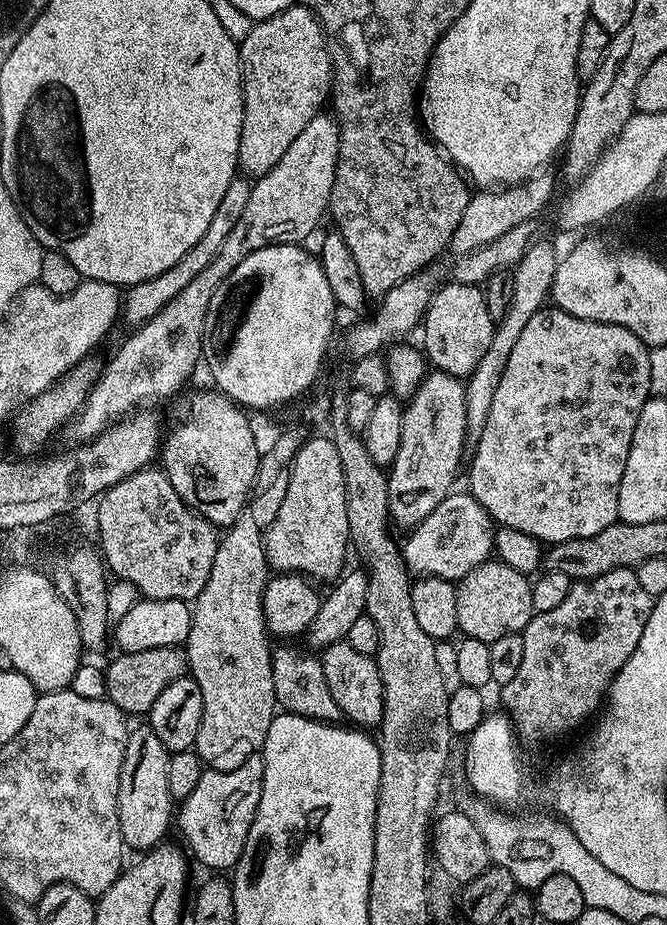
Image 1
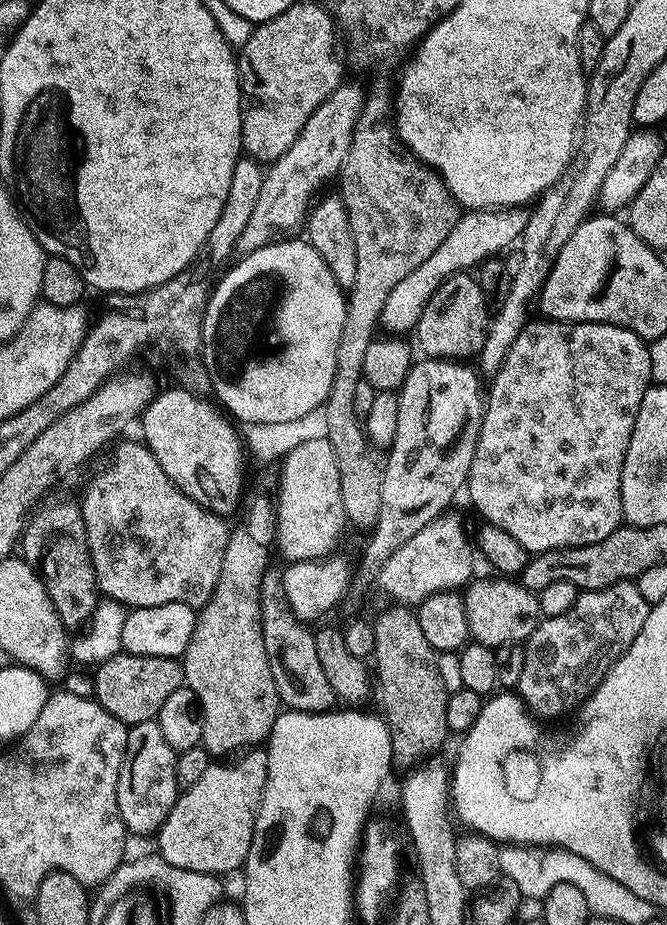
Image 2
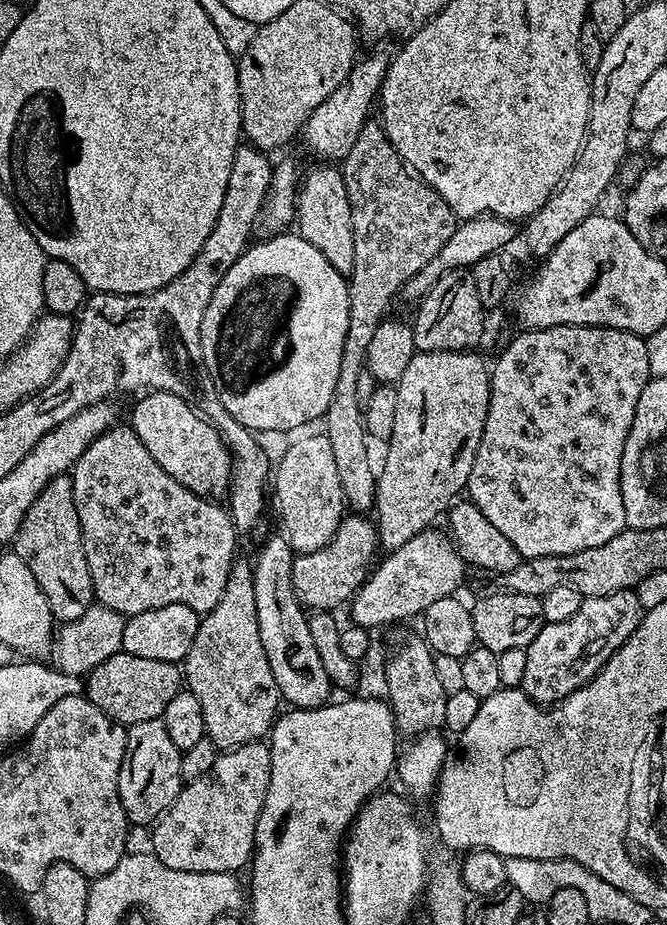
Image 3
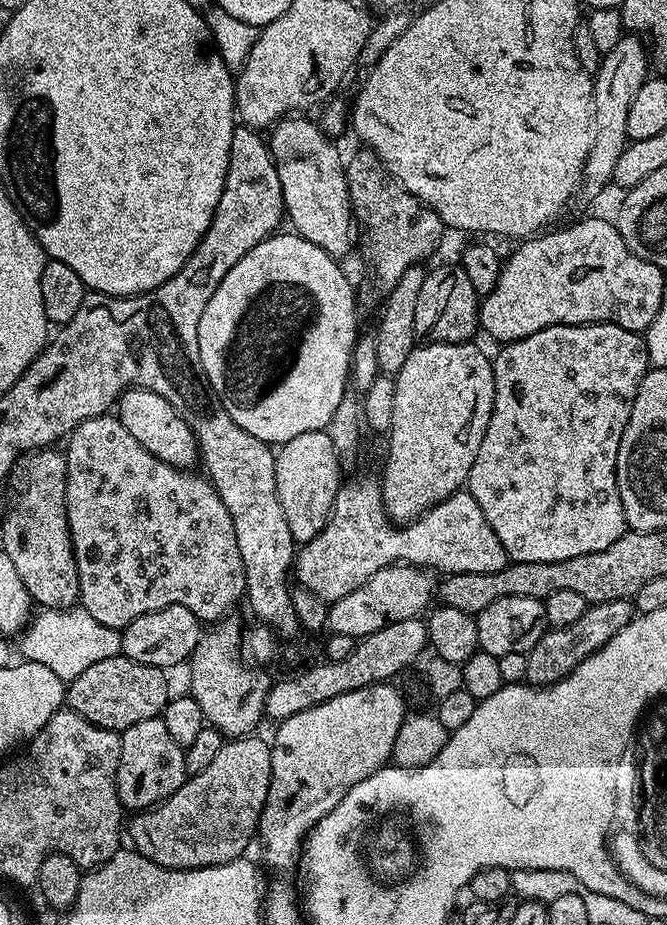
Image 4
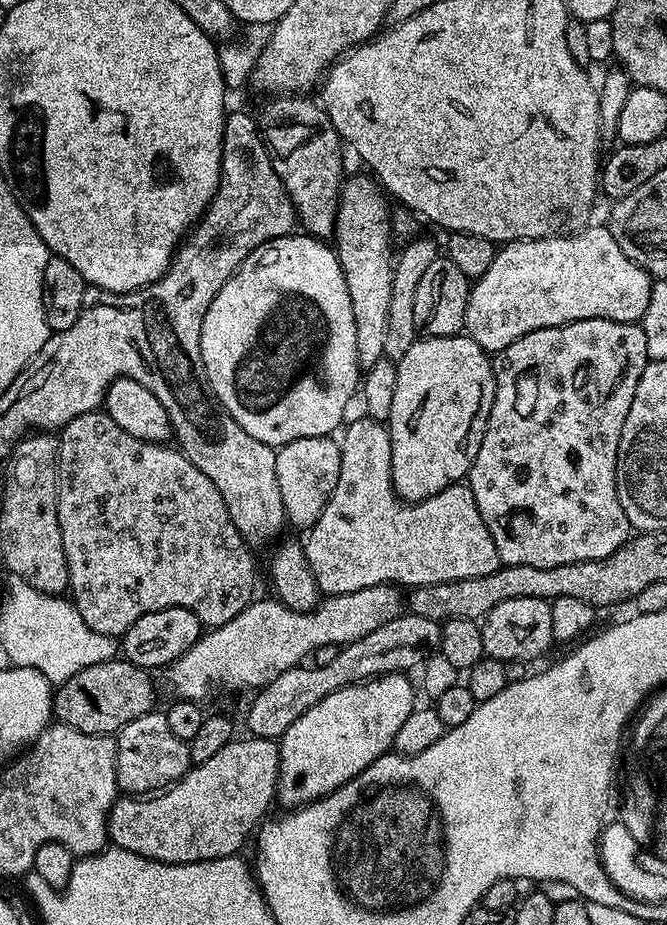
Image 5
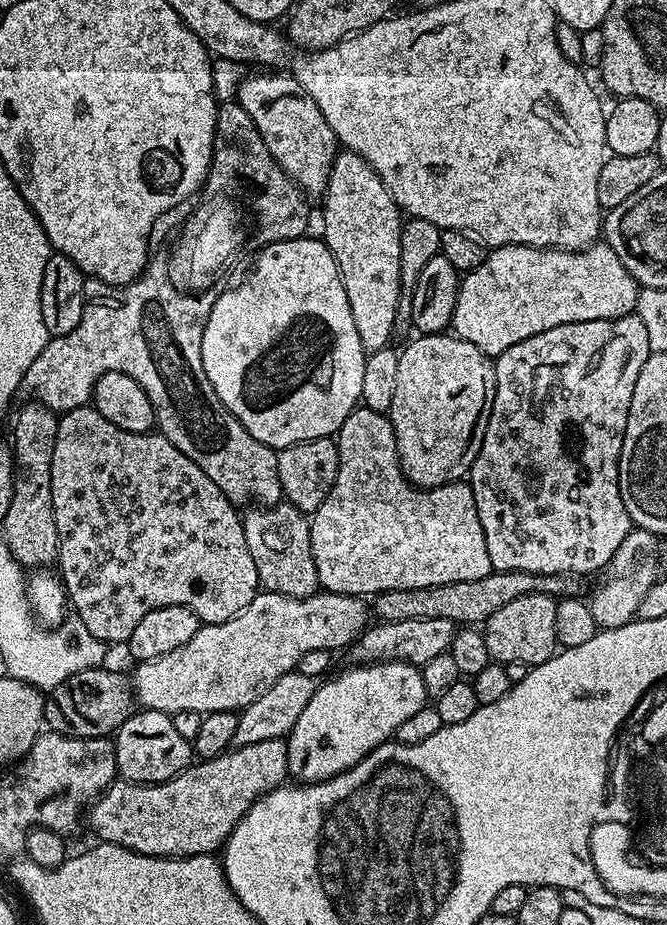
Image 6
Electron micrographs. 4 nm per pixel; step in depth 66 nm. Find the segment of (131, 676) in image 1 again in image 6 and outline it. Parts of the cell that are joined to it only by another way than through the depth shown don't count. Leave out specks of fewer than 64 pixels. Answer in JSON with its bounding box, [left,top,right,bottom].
[45,666,134,737]

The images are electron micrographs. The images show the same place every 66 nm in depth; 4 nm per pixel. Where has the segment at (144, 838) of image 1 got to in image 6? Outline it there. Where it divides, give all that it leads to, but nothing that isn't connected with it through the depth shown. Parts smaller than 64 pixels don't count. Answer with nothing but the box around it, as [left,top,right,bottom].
[114,708,194,784]

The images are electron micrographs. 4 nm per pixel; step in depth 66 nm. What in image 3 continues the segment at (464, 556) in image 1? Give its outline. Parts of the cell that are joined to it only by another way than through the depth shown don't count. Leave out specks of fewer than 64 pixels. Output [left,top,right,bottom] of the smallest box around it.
[350,531,466,630]

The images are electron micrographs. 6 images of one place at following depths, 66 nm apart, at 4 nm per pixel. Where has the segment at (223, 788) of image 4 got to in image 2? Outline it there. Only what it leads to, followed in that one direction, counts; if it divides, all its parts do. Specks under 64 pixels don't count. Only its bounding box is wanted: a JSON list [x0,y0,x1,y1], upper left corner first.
[158,746,268,878]

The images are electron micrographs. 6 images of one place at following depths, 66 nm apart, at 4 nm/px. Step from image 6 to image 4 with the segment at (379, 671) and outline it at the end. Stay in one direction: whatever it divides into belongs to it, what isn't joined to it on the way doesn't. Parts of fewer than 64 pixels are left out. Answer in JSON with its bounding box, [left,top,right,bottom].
[258,682,406,872]

